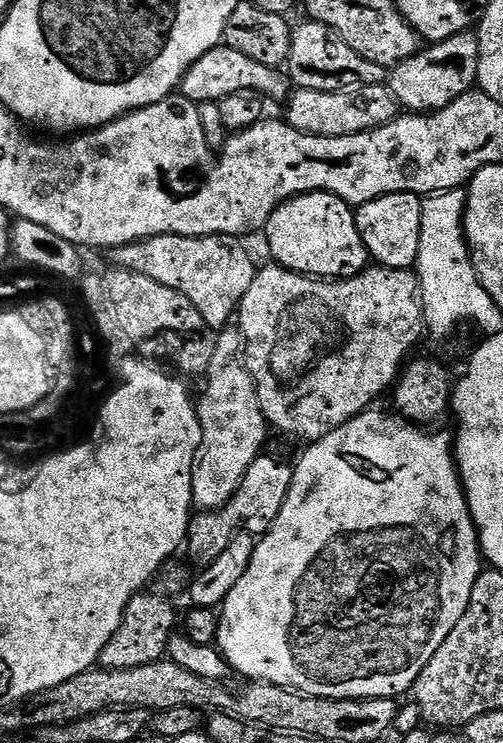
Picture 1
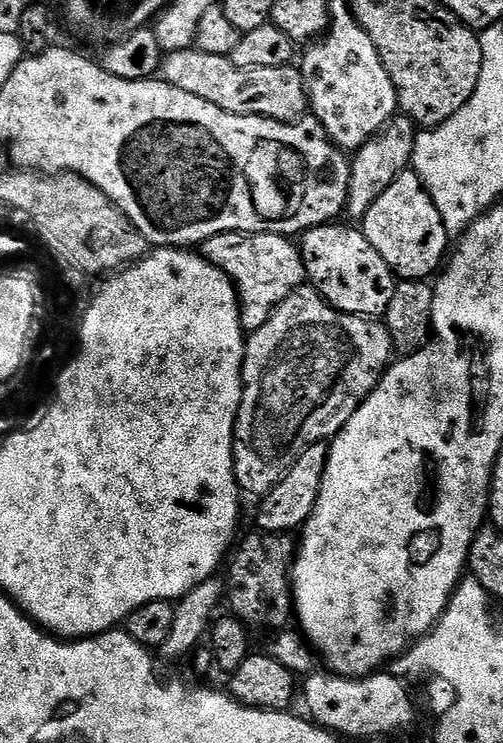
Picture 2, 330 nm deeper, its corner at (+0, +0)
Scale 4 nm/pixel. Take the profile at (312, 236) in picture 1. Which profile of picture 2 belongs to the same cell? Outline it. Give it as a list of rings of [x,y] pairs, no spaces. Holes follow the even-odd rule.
[[[333,222],[319,224],[303,233],[298,247],[304,255],[307,279],[311,287],[338,311],[365,318],[383,317],[386,306],[390,306],[390,298],[394,296],[397,277],[392,275],[390,266],[386,266],[382,254],[370,246],[363,231],[356,226],[348,227],[352,228],[343,228],[340,222]]]

